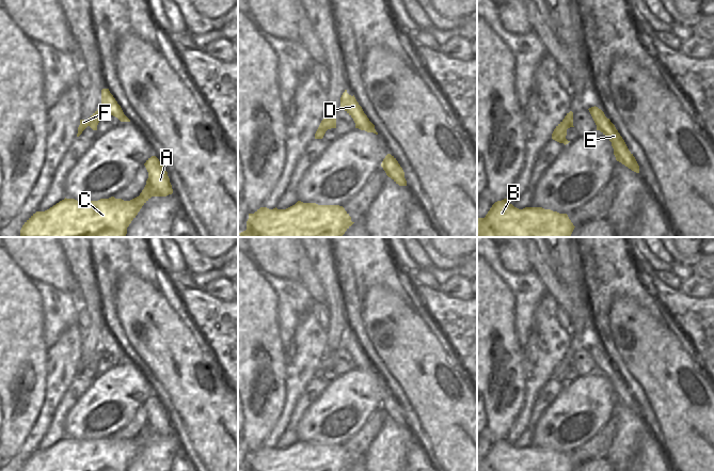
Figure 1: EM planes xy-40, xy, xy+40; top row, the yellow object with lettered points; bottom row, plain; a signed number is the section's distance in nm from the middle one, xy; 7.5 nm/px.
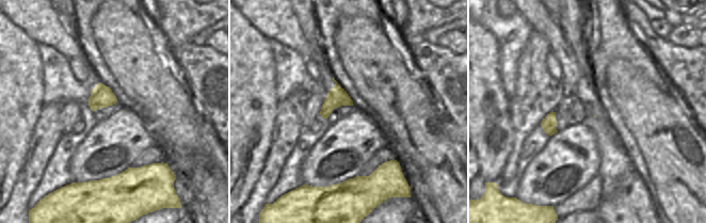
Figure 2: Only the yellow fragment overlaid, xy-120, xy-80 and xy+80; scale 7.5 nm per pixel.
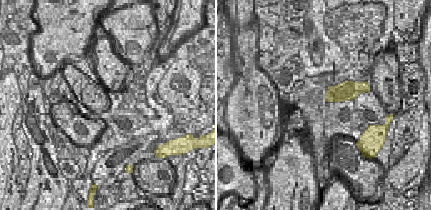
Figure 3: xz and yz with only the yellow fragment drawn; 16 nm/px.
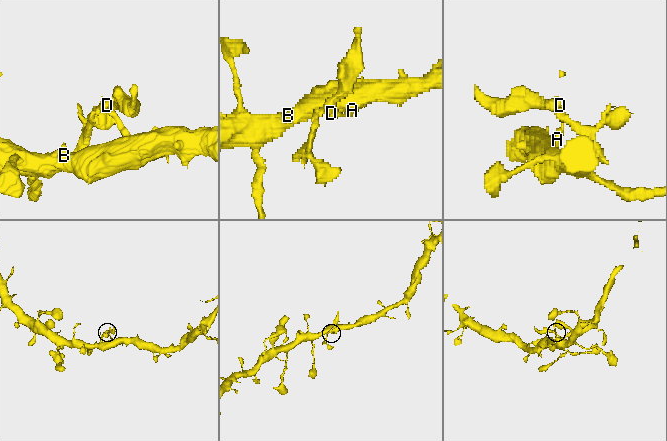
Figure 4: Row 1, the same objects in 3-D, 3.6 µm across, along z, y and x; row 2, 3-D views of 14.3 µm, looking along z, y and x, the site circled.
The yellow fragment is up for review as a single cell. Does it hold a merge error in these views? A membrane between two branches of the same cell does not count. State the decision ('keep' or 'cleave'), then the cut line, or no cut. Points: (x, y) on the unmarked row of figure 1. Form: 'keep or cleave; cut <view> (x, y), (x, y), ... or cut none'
keep; cut none

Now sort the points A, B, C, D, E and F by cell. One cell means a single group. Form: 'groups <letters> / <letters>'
groups A B C D E F

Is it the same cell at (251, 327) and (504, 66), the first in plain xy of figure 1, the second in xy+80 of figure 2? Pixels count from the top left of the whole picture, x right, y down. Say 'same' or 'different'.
different

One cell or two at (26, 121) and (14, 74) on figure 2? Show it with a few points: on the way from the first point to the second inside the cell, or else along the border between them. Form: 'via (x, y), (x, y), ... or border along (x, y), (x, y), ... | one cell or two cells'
via (14, 109), (14, 85) | one cell

